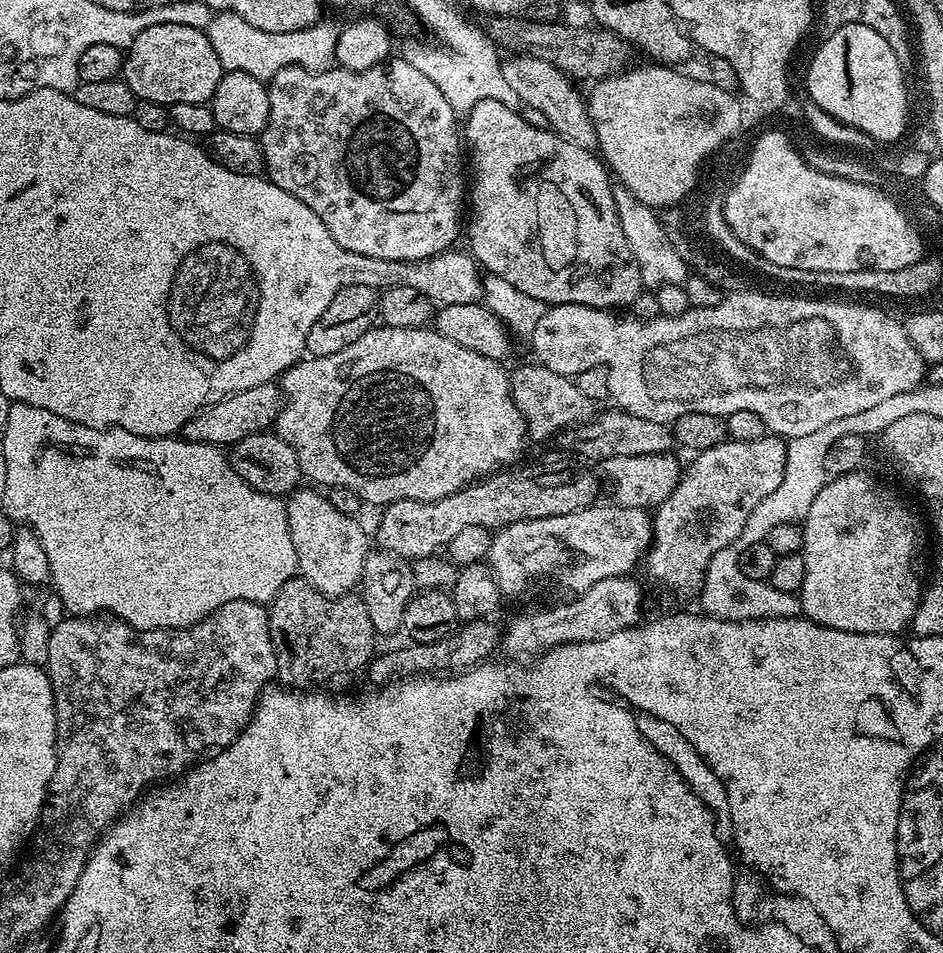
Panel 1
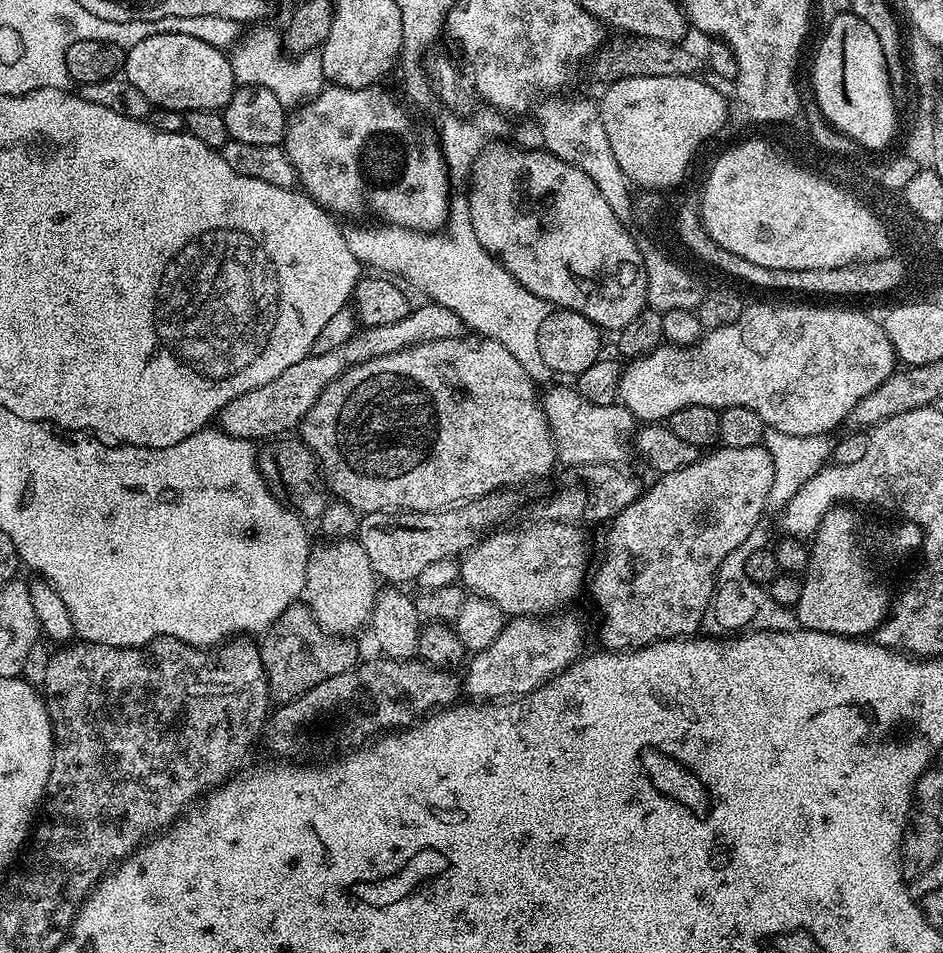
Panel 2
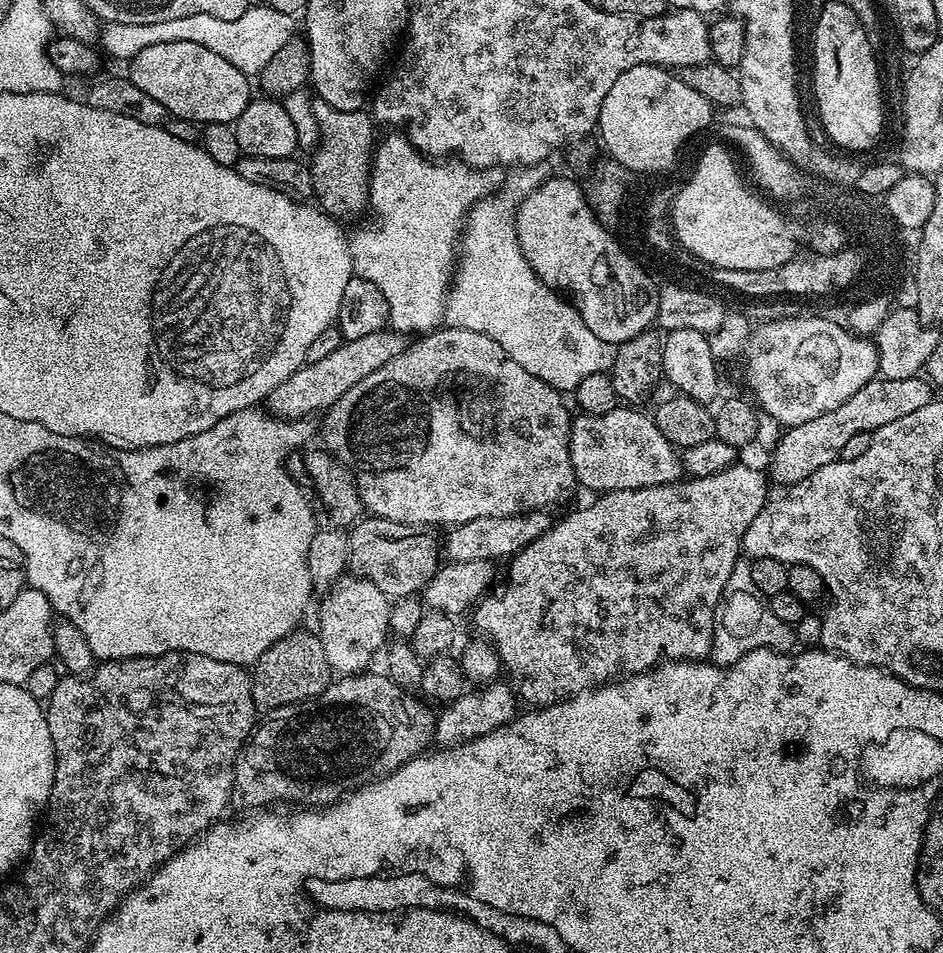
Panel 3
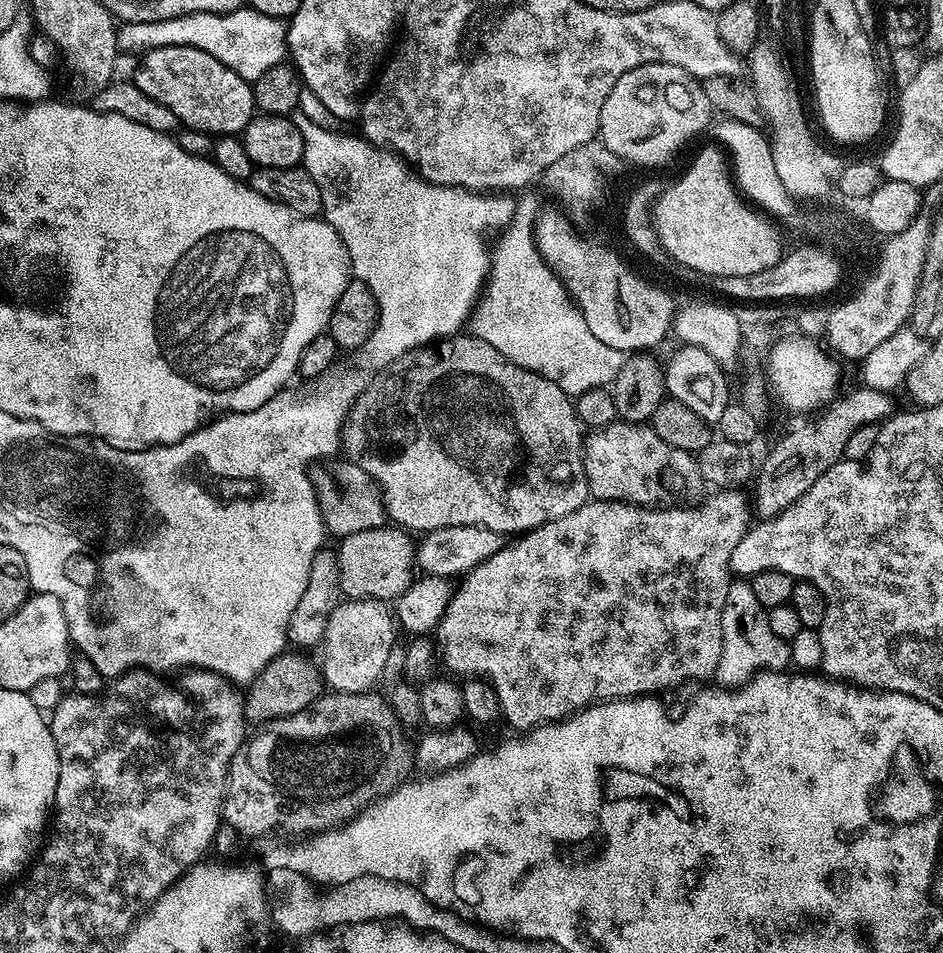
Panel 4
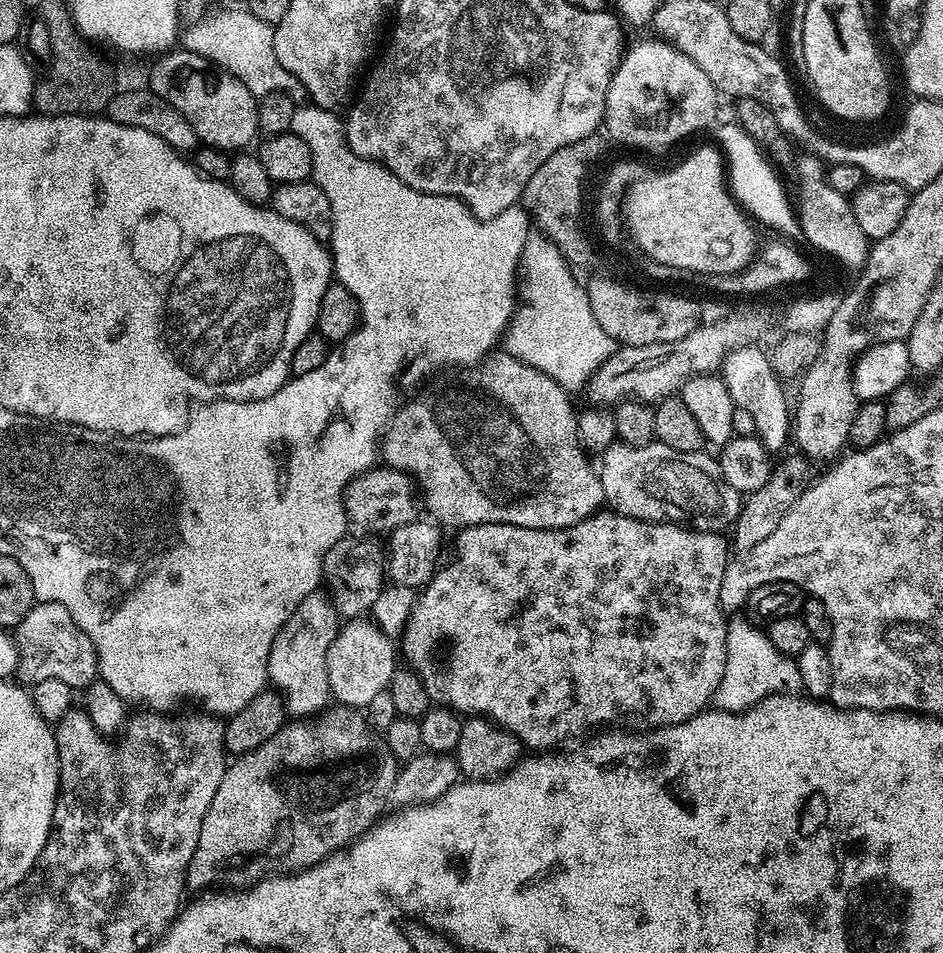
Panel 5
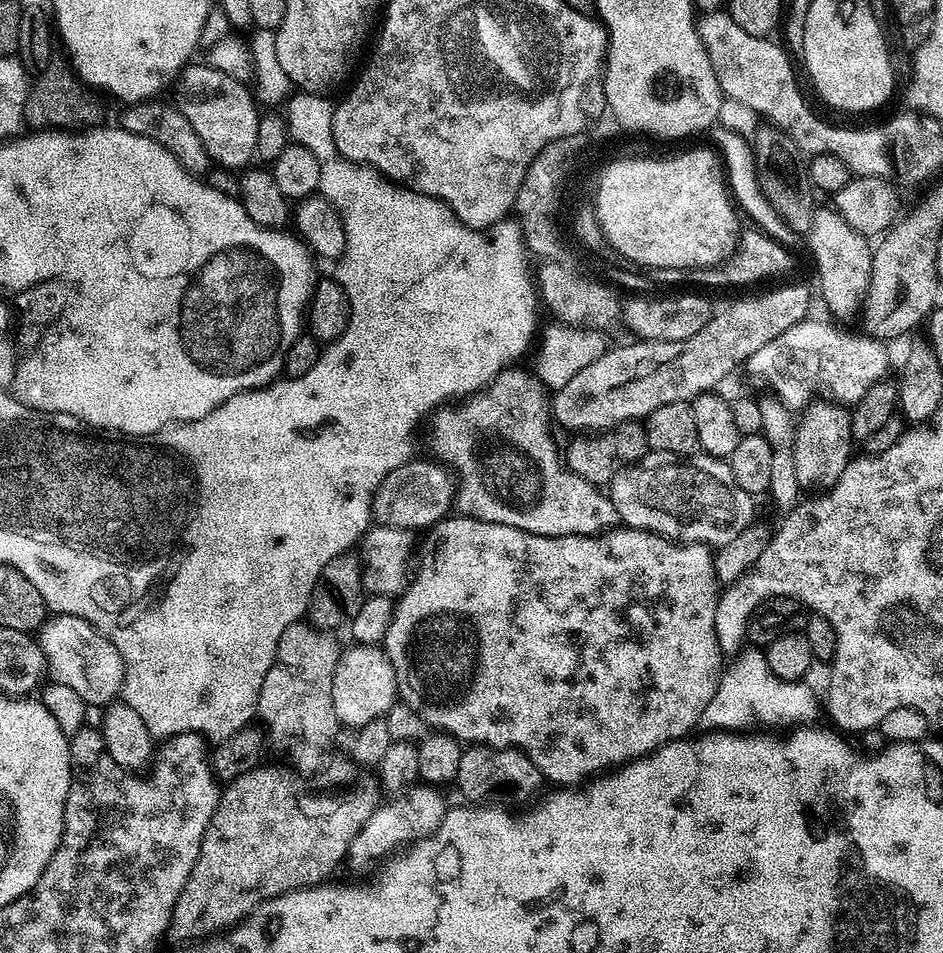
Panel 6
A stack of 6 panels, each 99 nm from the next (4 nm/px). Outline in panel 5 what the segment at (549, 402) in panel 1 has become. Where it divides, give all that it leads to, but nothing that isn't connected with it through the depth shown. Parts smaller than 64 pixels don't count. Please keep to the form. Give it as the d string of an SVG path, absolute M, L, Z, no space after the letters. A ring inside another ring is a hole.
M617 442L610 445L605 452L599 453L598 460L598 471L607 507L613 512L619 512L621 516L647 520L653 524L672 521L697 532L723 533L736 523L742 503L741 493L721 482L713 473L712 477L706 469L691 464L688 461L691 459L685 453L670 450L670 446L653 442L641 448L634 448L629 444Z

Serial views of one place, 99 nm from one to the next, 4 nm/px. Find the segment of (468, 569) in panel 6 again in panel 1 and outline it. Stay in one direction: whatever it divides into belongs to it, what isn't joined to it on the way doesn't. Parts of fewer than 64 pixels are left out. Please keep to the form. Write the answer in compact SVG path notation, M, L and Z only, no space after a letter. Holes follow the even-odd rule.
M767 434L757 441L738 442L725 440L723 444L714 446L705 452L695 453L692 465L683 469L678 486L674 486L674 494L666 498L652 516L652 545L648 548L646 565L648 572L664 588L672 592L692 592L705 583L708 575L708 563L726 546L733 544L742 534L742 526L746 526L746 518L754 514L754 506L762 502L762 498L770 498L778 486L782 486L782 478L788 463L786 462L787 443L775 434Z

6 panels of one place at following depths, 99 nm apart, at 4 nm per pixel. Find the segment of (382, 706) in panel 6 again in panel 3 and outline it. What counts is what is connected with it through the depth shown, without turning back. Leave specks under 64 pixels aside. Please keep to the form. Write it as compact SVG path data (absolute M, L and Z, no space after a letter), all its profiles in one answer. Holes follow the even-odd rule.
M345 574L328 589L321 600L324 601L320 604L318 635L322 650L326 650L326 662L333 673L340 676L355 676L365 671L371 665L368 663L375 658L376 651L385 647L390 636L388 623L392 604L389 596L378 590L374 582L355 574Z

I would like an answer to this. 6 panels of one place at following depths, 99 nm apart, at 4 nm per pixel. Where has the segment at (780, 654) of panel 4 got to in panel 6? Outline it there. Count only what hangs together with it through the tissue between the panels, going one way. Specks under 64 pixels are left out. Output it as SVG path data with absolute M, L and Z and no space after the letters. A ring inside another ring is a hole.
M741 651L740 660L721 675L714 698L710 698L710 702L706 702L706 710L702 710L699 727L708 734L748 734L753 730L792 730L797 726L815 725L816 715L822 712L822 704L816 701L816 692L808 682L778 678L774 670L770 670L763 651L748 651Z

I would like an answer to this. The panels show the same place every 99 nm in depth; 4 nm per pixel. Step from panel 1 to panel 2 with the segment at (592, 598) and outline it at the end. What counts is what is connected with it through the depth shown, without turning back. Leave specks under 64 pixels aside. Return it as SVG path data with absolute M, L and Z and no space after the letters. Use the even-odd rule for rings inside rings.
M517 616L509 619L504 625L502 634L486 646L486 650L475 653L467 661L468 673L463 673L462 688L469 692L471 699L476 702L504 702L509 698L523 698L531 694L535 688L553 680L560 672L565 672L574 661L580 659L584 648L584 624L576 616L560 616L554 620Z

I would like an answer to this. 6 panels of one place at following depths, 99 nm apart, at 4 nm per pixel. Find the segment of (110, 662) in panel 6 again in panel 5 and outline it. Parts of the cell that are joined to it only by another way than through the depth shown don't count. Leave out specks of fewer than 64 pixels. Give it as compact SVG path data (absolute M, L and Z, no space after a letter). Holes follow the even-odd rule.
M36 602L25 620L15 627L14 639L20 651L18 676L25 685L46 682L46 678L62 678L66 686L84 690L97 679L98 659L90 638L70 618L70 610L58 606L58 602Z

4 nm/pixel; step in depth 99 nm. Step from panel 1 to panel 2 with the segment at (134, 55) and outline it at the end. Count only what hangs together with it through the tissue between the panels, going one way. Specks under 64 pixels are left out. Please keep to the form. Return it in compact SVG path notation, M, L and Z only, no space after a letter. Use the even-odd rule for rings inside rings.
M150 34L150 38L127 49L123 79L142 90L156 108L187 114L190 110L220 112L237 90L232 61L225 49L210 46L190 34Z

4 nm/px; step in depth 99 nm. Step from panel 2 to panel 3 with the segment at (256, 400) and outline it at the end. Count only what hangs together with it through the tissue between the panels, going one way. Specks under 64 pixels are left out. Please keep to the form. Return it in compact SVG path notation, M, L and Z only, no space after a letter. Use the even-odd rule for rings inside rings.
M385 330L374 334L365 334L363 338L344 340L334 350L334 354L326 354L319 362L305 363L282 386L278 386L271 392L266 401L266 408L271 415L282 420L303 420L312 418L312 415L323 413L332 407L350 386L358 386L366 374L386 366L390 358L398 358L406 347L406 336L403 332Z

